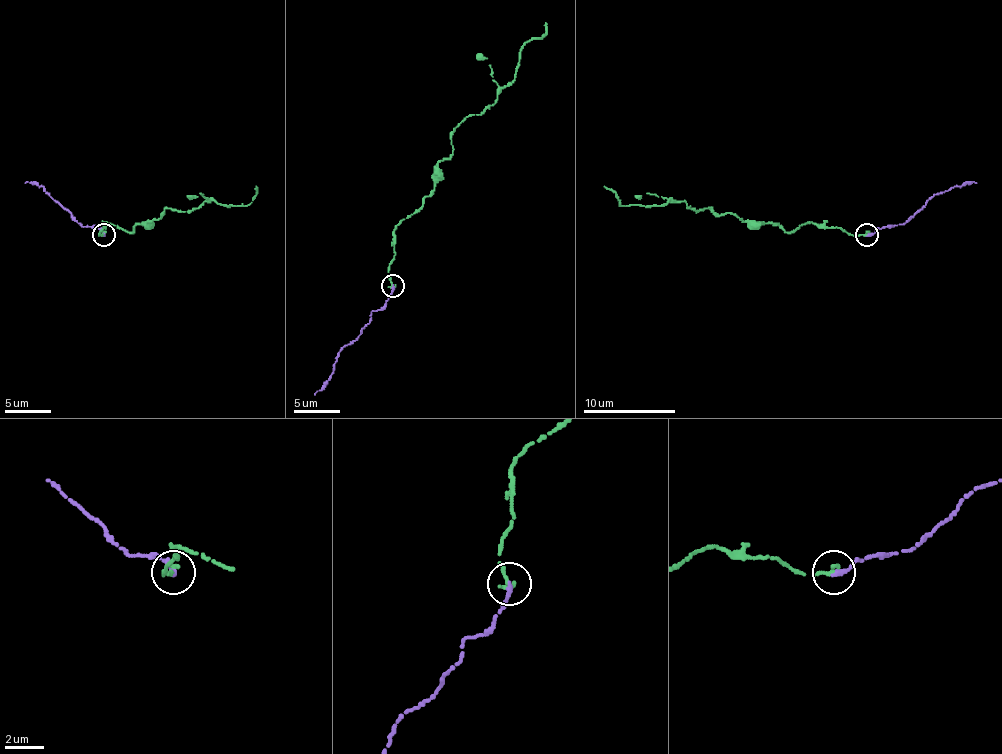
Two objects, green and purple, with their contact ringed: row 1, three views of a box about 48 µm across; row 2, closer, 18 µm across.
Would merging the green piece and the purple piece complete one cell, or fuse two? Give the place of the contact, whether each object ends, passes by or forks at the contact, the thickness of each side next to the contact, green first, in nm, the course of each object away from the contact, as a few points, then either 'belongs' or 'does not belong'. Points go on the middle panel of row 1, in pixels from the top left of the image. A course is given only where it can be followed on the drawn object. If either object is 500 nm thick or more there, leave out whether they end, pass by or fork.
(393, 285) | green ends | purple ends | 280/240 nm | green via (393, 286), (393, 229), (435, 187), (435, 167), (453, 153), (451, 132), (494, 102), (545, 22) | purple via (393, 286), (386, 302), (373, 311), (370, 320), (338, 353), (331, 378), (315, 394) | belongs

